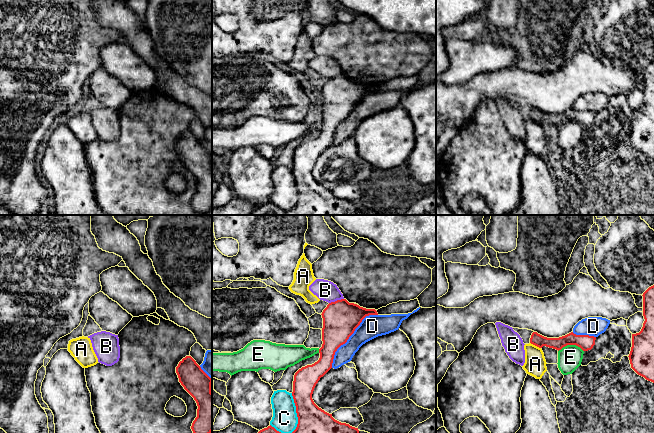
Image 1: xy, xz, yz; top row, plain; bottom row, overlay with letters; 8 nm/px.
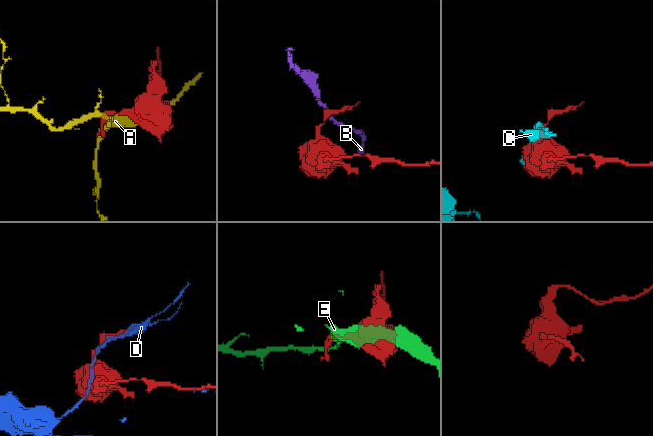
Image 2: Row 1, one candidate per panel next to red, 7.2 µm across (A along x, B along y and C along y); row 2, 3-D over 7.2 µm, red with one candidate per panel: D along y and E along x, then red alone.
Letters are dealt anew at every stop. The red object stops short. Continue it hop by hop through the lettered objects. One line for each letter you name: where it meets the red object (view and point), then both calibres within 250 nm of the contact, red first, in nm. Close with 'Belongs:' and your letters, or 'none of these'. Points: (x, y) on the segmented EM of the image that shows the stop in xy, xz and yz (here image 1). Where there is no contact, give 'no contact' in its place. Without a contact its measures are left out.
Belongs: none of these

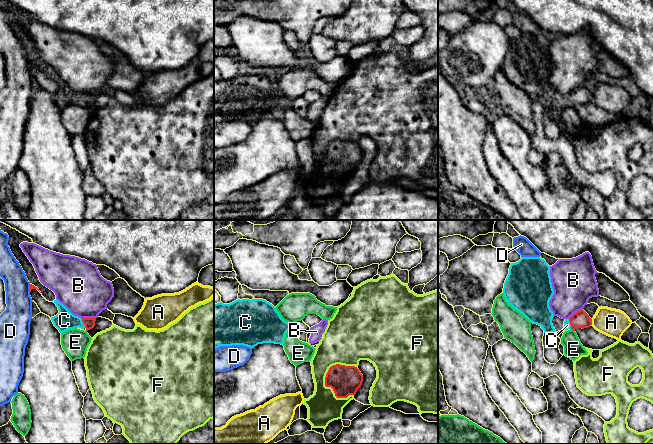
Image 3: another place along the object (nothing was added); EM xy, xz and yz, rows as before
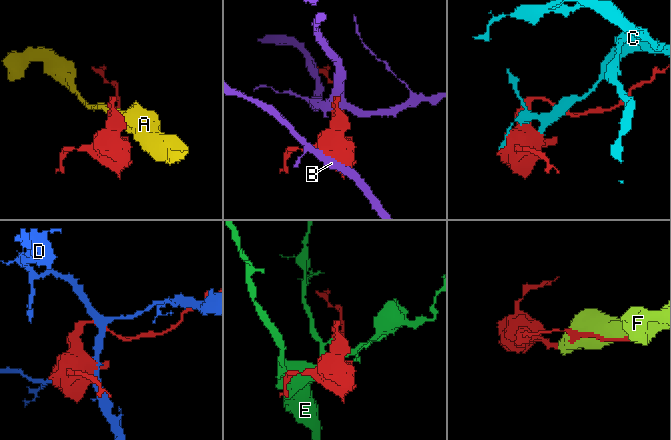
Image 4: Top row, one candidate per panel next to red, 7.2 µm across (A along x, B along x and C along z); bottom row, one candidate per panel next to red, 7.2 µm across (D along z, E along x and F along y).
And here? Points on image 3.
Belongs: none of these

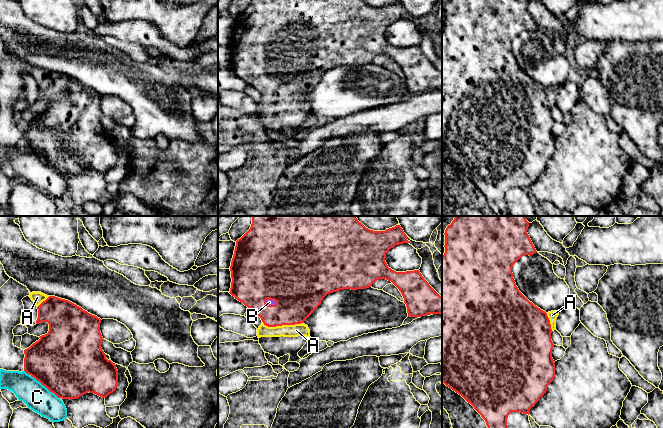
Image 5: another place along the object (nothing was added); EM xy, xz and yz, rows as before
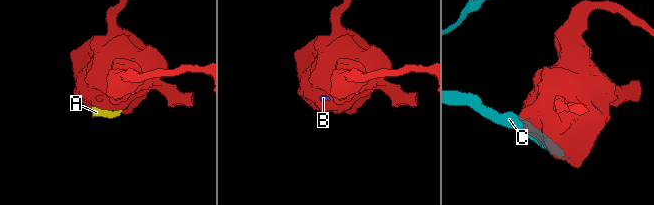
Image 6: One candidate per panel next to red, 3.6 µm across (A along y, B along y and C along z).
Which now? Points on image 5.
A: xz (282, 324) | 340/100 nm
B: xz (271, 299) | 500/50 nm
Belongs: A, B

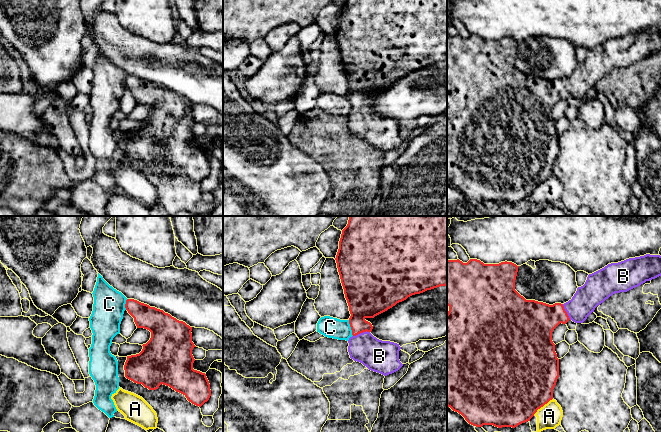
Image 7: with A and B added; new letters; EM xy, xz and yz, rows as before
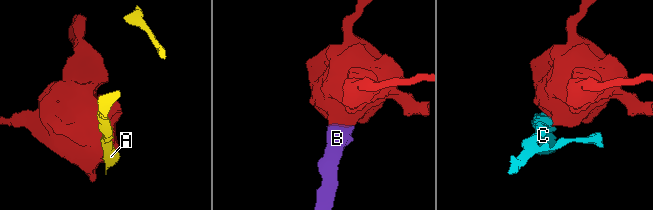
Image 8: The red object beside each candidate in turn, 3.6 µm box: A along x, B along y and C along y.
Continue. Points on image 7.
B: xz (361, 332) | 260/260 nm
Belongs: B

